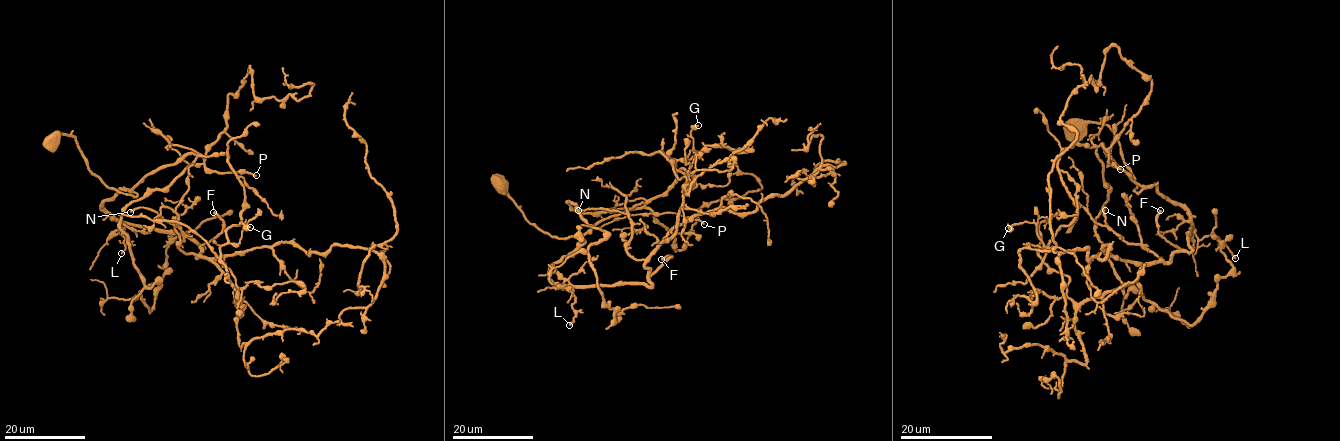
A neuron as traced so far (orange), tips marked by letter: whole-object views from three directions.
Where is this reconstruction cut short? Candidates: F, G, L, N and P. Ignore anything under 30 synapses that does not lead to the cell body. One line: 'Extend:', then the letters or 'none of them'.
Extend: F, N

